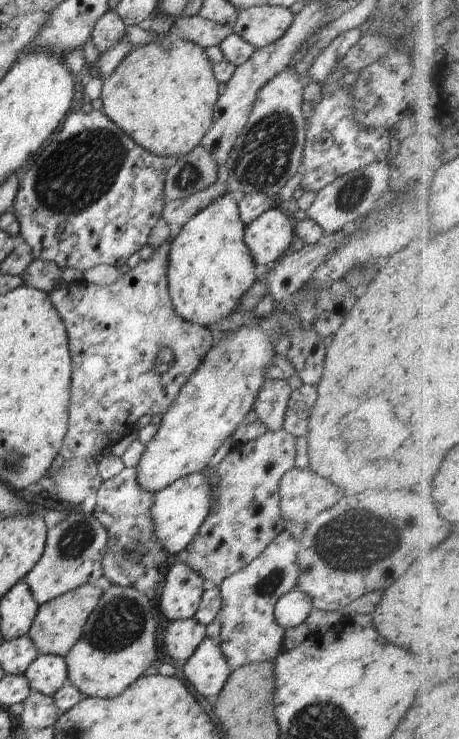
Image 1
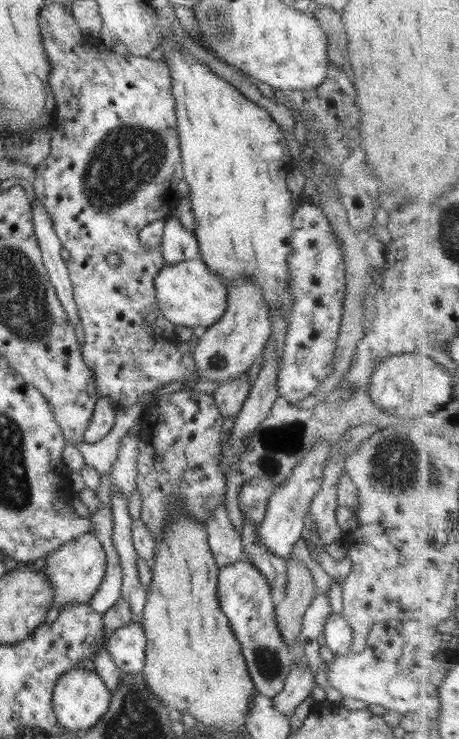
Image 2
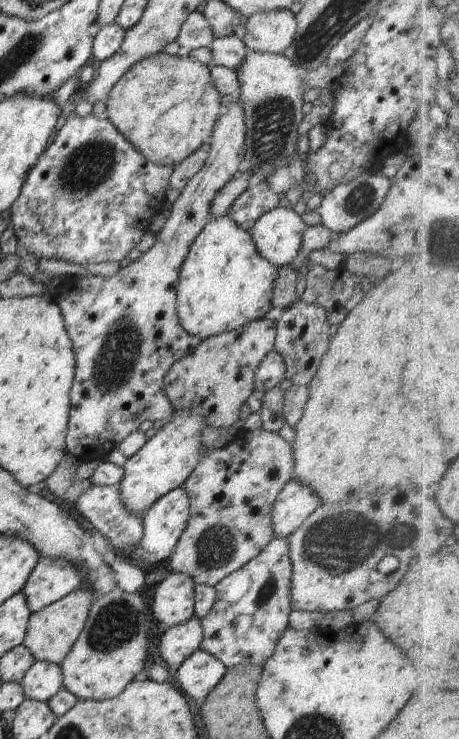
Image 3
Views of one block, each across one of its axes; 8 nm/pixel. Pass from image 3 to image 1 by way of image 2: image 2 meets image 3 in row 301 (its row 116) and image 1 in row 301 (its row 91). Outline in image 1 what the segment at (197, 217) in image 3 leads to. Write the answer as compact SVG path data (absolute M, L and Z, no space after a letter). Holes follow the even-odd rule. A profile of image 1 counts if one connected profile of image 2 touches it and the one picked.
M176 230L166 242L154 248L148 260L140 261L134 268L119 277L108 286L96 286L85 280L80 282L58 283L49 292L50 302L54 305L60 320L64 323L72 363L71 397L68 409L68 430L64 435L64 444L60 448L60 456L64 458L64 466L55 472L52 489L59 498L72 502L78 507L90 494L96 494L102 484L98 472L98 456L100 452L110 448L123 436L136 430L136 422L143 416L166 414L182 385L190 380L192 373L200 366L203 356L214 344L214 336L208 327L188 322L179 317L174 310L167 282L168 252ZM170 348L174 353L174 363L164 374L156 372L156 356L160 350Z

